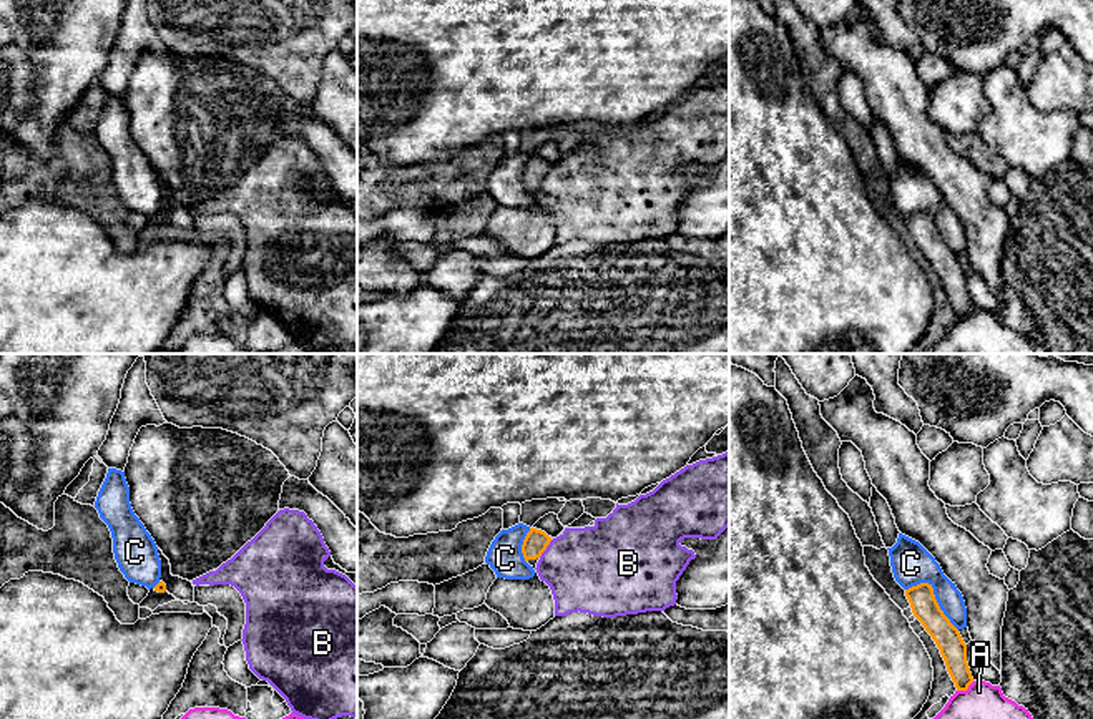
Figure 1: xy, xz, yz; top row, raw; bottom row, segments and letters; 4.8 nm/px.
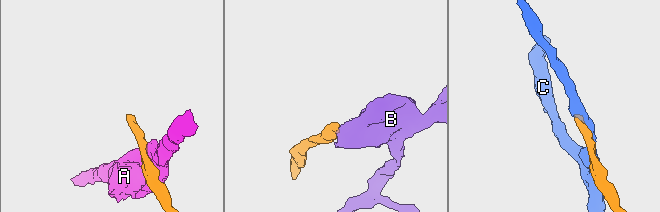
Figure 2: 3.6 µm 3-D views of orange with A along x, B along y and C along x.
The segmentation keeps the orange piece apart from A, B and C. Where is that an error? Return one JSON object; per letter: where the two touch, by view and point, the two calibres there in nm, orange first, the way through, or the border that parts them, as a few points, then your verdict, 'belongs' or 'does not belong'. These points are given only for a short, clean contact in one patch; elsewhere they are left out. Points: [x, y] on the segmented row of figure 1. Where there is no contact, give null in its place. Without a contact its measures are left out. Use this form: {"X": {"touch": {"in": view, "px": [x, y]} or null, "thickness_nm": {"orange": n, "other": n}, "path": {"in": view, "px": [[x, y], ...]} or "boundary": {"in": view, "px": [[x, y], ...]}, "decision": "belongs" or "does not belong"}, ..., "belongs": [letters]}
{"A": {"touch": {"in": "yz", "px": [965, 689]}, "thickness_nm": {"orange": 130, "other": 180}, "decision": "does not belong"}, "B": {"touch": {"in": "xz", "px": [545, 548]}, "thickness_nm": {"orange": 120, "other": 420}, "boundary": {"in": "xz", "px": [[552, 540], [539, 557]]}, "decision": "does not belong"}, "C": {"touch": {"in": "yz", "px": [934, 596]}, "thickness_nm": {"orange": 130, "other": 190}, "decision": "does not belong"}, "belongs": []}

